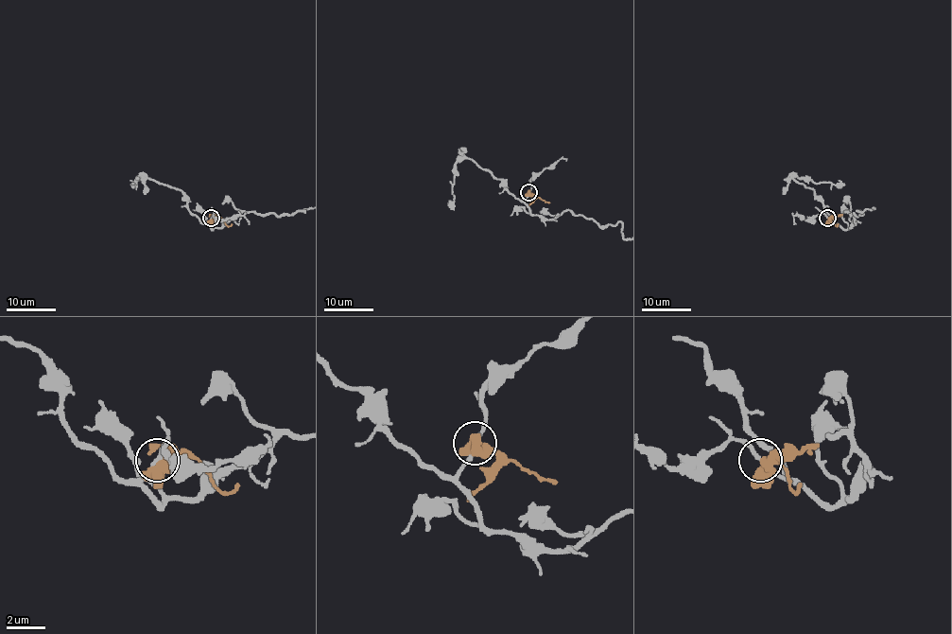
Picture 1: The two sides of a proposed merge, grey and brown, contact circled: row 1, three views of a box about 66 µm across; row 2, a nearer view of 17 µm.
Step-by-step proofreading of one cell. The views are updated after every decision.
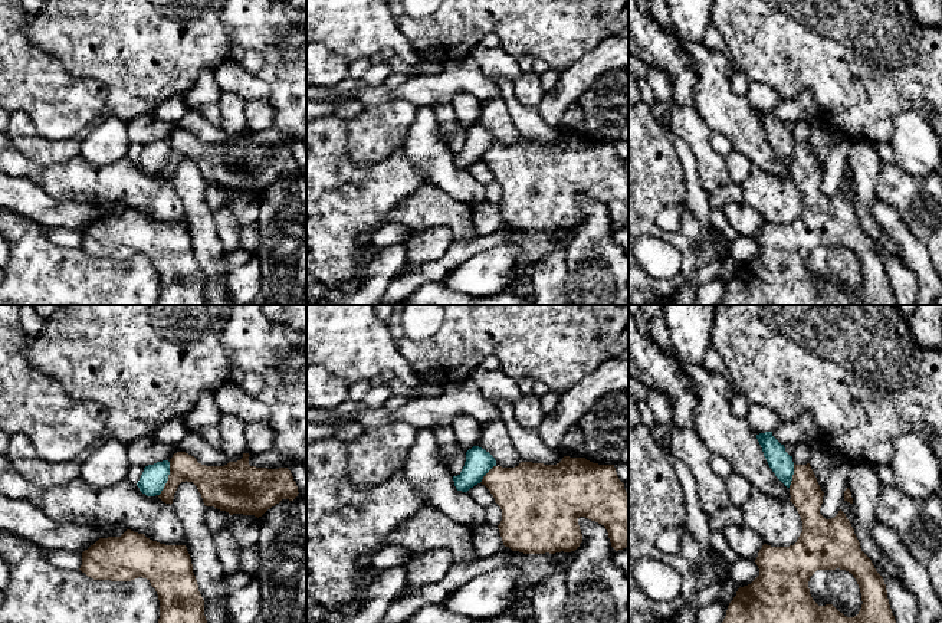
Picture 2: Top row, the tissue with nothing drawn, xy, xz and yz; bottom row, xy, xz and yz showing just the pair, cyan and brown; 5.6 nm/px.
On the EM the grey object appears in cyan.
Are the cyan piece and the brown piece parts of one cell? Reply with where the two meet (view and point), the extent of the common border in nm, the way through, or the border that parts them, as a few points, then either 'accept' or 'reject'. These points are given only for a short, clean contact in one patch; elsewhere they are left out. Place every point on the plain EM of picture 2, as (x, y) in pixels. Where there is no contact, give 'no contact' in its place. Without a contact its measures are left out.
meets cyan in xy at (167, 157); contact 200 nm long; border along xy (170, 140), (168, 157), (158, 173); reject

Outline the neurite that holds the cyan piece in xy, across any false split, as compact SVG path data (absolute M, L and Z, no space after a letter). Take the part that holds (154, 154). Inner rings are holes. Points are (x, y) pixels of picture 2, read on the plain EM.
M163 138L144 145L144 150L137 161L140 168L147 174L160 173L170 153L170 140Z

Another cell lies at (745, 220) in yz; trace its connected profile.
M729 201L722 207L728 222L738 235L756 237L764 220L761 214L745 203Z

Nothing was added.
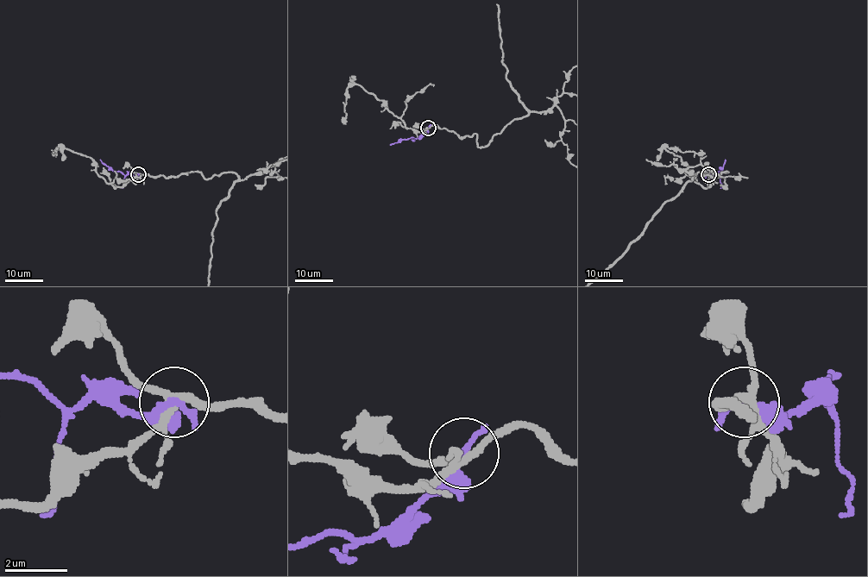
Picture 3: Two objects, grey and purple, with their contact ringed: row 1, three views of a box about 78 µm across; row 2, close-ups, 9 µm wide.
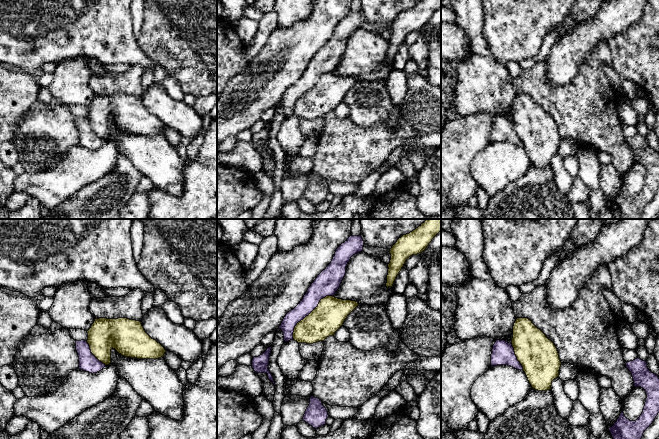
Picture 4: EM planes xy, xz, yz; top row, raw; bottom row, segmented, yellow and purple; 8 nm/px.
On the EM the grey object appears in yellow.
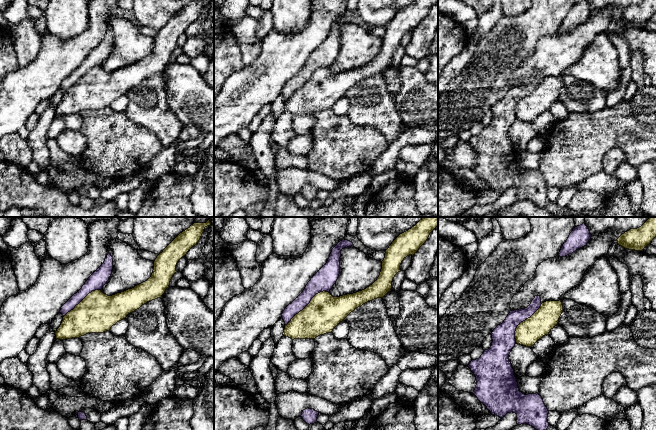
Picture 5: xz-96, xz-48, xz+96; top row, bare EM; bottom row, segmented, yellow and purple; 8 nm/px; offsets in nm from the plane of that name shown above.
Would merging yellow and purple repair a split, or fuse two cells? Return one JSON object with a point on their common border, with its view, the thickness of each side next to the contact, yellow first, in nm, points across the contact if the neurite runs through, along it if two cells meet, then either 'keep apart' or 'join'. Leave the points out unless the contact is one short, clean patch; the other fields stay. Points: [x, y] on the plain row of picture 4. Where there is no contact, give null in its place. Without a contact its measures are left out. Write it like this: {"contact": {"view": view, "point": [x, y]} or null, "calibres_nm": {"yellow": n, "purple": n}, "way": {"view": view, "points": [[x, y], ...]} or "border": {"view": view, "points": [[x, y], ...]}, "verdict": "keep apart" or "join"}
{"contact": {"view": "xz", "point": [309, 90]}, "calibres_nm": {"yellow": 260, "purple": 160}, "verdict": "keep apart"}

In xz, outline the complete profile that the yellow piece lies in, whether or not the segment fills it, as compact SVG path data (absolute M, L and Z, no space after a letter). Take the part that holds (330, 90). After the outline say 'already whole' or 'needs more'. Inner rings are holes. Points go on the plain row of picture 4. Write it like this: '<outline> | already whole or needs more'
M326 72L308 92L297 99L293 115L307 120L324 117L335 110L358 81L356 77Z | already whole

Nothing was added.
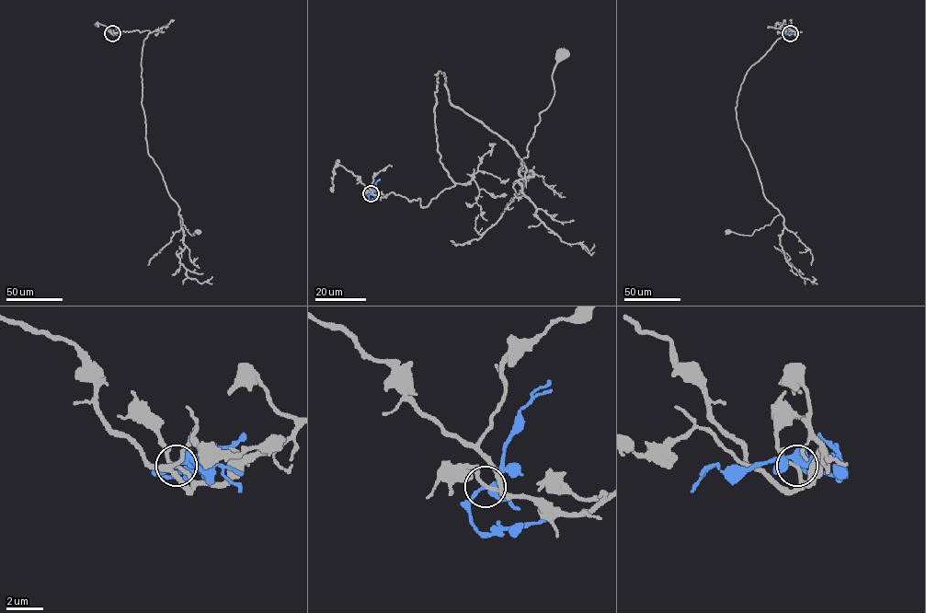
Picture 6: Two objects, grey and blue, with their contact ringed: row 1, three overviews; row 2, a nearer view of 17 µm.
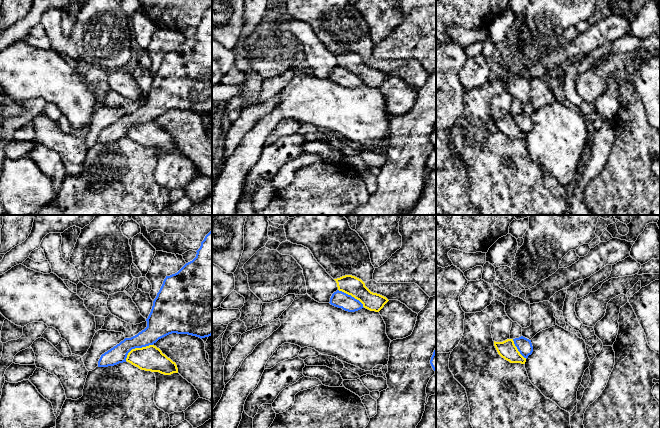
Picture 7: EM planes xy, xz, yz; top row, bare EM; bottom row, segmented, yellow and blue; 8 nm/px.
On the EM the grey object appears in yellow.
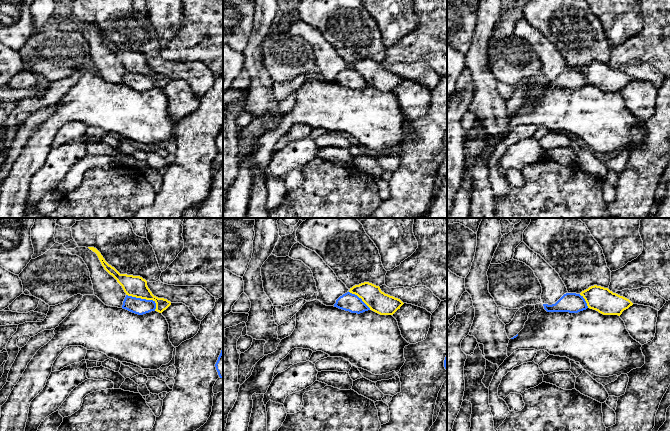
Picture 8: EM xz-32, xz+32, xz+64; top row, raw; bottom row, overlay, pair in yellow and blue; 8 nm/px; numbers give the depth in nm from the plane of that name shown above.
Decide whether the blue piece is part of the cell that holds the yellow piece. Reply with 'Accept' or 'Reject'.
Reject

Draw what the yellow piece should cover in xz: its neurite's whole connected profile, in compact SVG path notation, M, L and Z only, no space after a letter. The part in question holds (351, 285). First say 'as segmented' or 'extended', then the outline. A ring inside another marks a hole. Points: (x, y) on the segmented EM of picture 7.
as segmented | M345 275L334 280L337 283L339 291L359 300L363 304L363 307L370 311L379 312L389 301L386 297L371 292L365 286L365 283L355 276Z

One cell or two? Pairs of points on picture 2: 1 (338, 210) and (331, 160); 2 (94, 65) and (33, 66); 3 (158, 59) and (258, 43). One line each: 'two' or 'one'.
1: one
2: two
3: two

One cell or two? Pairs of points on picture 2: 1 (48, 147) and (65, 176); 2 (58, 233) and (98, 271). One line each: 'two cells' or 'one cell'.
1: two cells
2: two cells

